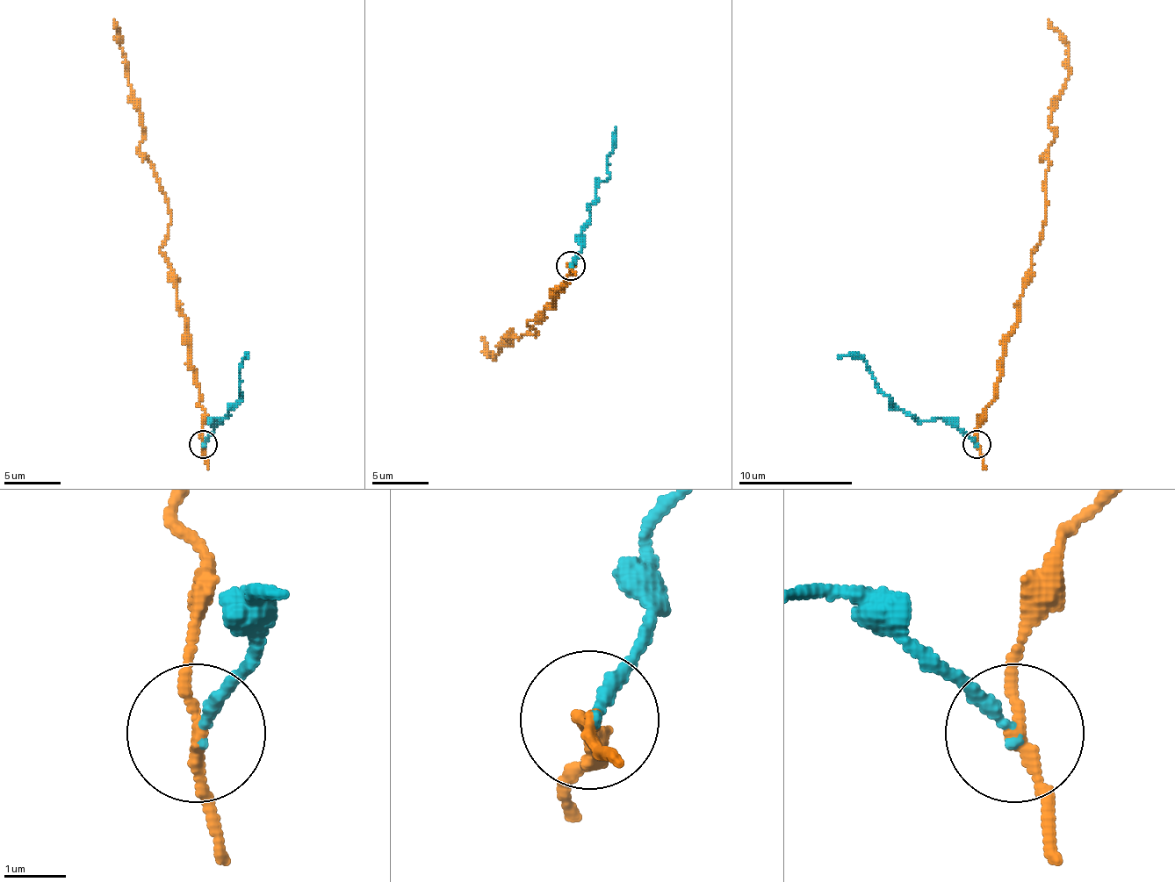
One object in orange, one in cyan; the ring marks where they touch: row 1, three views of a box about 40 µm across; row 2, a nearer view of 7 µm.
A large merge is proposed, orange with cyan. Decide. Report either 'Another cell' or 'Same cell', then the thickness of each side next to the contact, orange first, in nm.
Another cell. Thickness 170 nm (orange) against 200 nm

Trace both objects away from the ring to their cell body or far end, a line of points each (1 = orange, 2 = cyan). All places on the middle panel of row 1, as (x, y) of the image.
1: (570, 266), (552, 306), (527, 323), (538, 334), (508, 337), (493, 357), (481, 337)
2: (570, 266), (581, 249), (595, 187), (609, 175), (607, 158), (612, 150), (616, 127)

